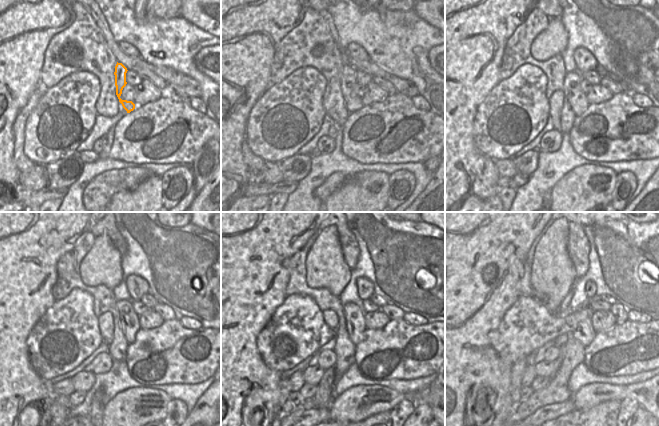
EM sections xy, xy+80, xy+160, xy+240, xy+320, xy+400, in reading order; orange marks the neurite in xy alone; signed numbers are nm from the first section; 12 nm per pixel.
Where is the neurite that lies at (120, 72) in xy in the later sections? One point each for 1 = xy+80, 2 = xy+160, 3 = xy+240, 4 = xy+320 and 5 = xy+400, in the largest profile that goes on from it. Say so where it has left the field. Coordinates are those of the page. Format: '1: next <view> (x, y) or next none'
1: next xy+80 (353, 103)
2: next xy+160 (577, 99)
3: next xy+240 (129, 320)
4: next xy+320 (354, 314)
5: next xy+400 (584, 333)

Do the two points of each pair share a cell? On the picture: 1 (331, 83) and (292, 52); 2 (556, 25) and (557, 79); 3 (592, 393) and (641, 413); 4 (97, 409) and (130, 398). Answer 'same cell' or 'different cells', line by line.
1: same cell
2: different cells
3: different cells
4: different cells

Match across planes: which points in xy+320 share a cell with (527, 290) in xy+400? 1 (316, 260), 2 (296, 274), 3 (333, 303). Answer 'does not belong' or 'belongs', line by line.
1: does not belong
2: belongs
3: belongs

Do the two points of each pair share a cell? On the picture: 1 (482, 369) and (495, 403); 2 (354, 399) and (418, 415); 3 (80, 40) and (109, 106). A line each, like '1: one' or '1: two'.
1: one
2: two
3: one

